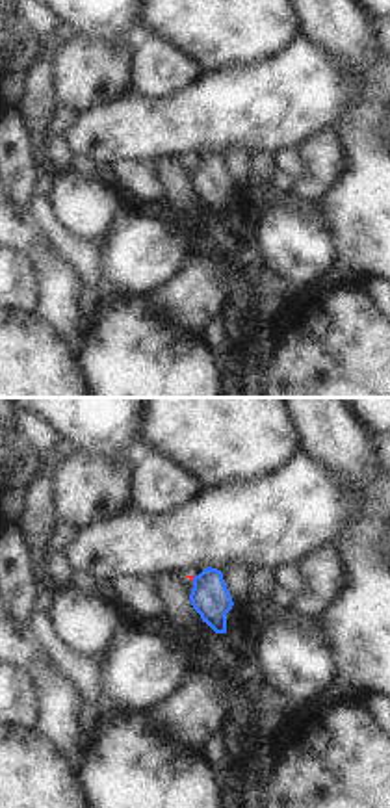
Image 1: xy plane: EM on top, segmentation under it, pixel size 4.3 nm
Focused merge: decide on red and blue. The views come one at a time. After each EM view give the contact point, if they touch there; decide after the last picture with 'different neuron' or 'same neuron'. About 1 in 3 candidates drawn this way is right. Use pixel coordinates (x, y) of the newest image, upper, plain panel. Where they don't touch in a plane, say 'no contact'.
contact (194, 160)

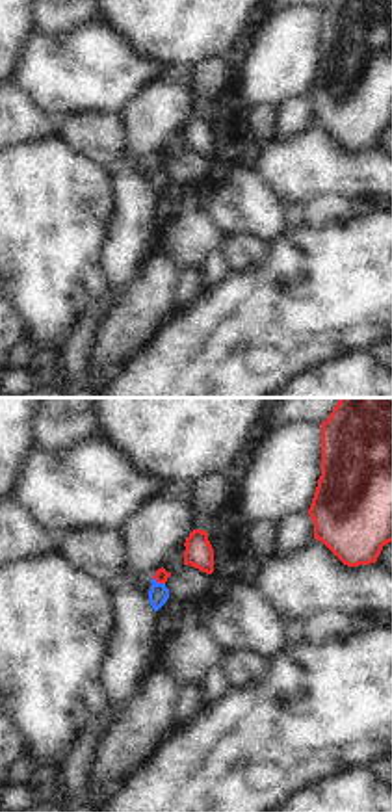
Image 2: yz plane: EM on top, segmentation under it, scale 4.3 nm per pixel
contact (158, 166)

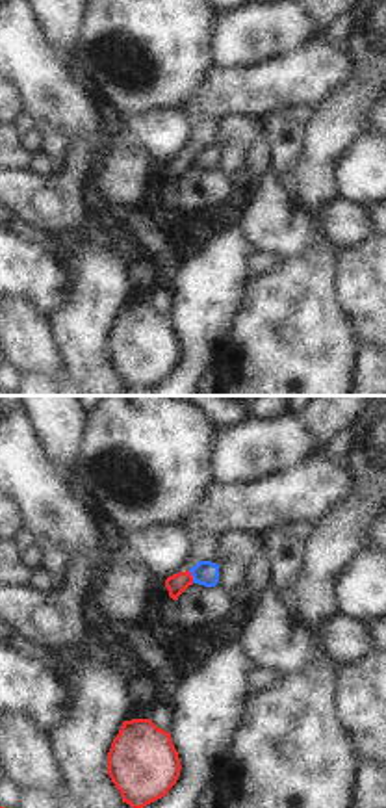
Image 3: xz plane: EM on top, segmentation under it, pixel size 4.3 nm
contact (192, 160)

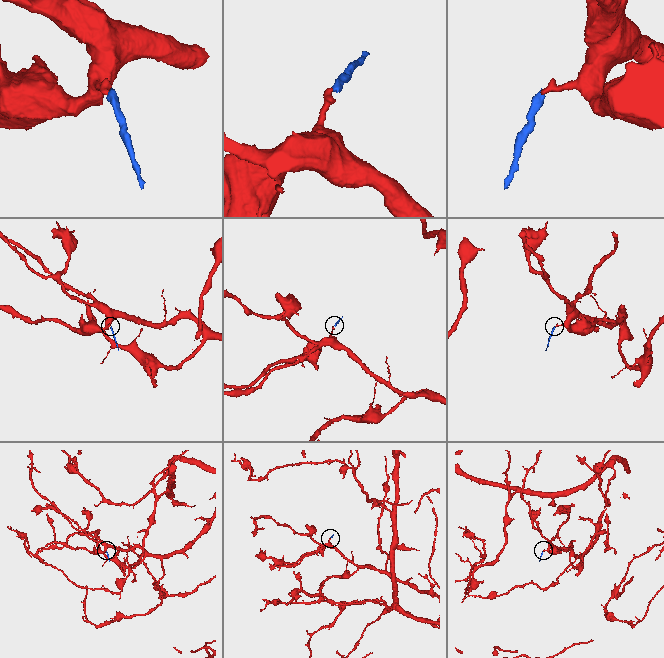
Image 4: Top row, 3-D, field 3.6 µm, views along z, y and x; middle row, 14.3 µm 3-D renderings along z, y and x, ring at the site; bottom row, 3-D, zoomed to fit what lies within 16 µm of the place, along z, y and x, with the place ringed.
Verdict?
different neuron

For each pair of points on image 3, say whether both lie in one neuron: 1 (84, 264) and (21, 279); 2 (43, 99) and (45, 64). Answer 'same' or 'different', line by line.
1: different
2: same

